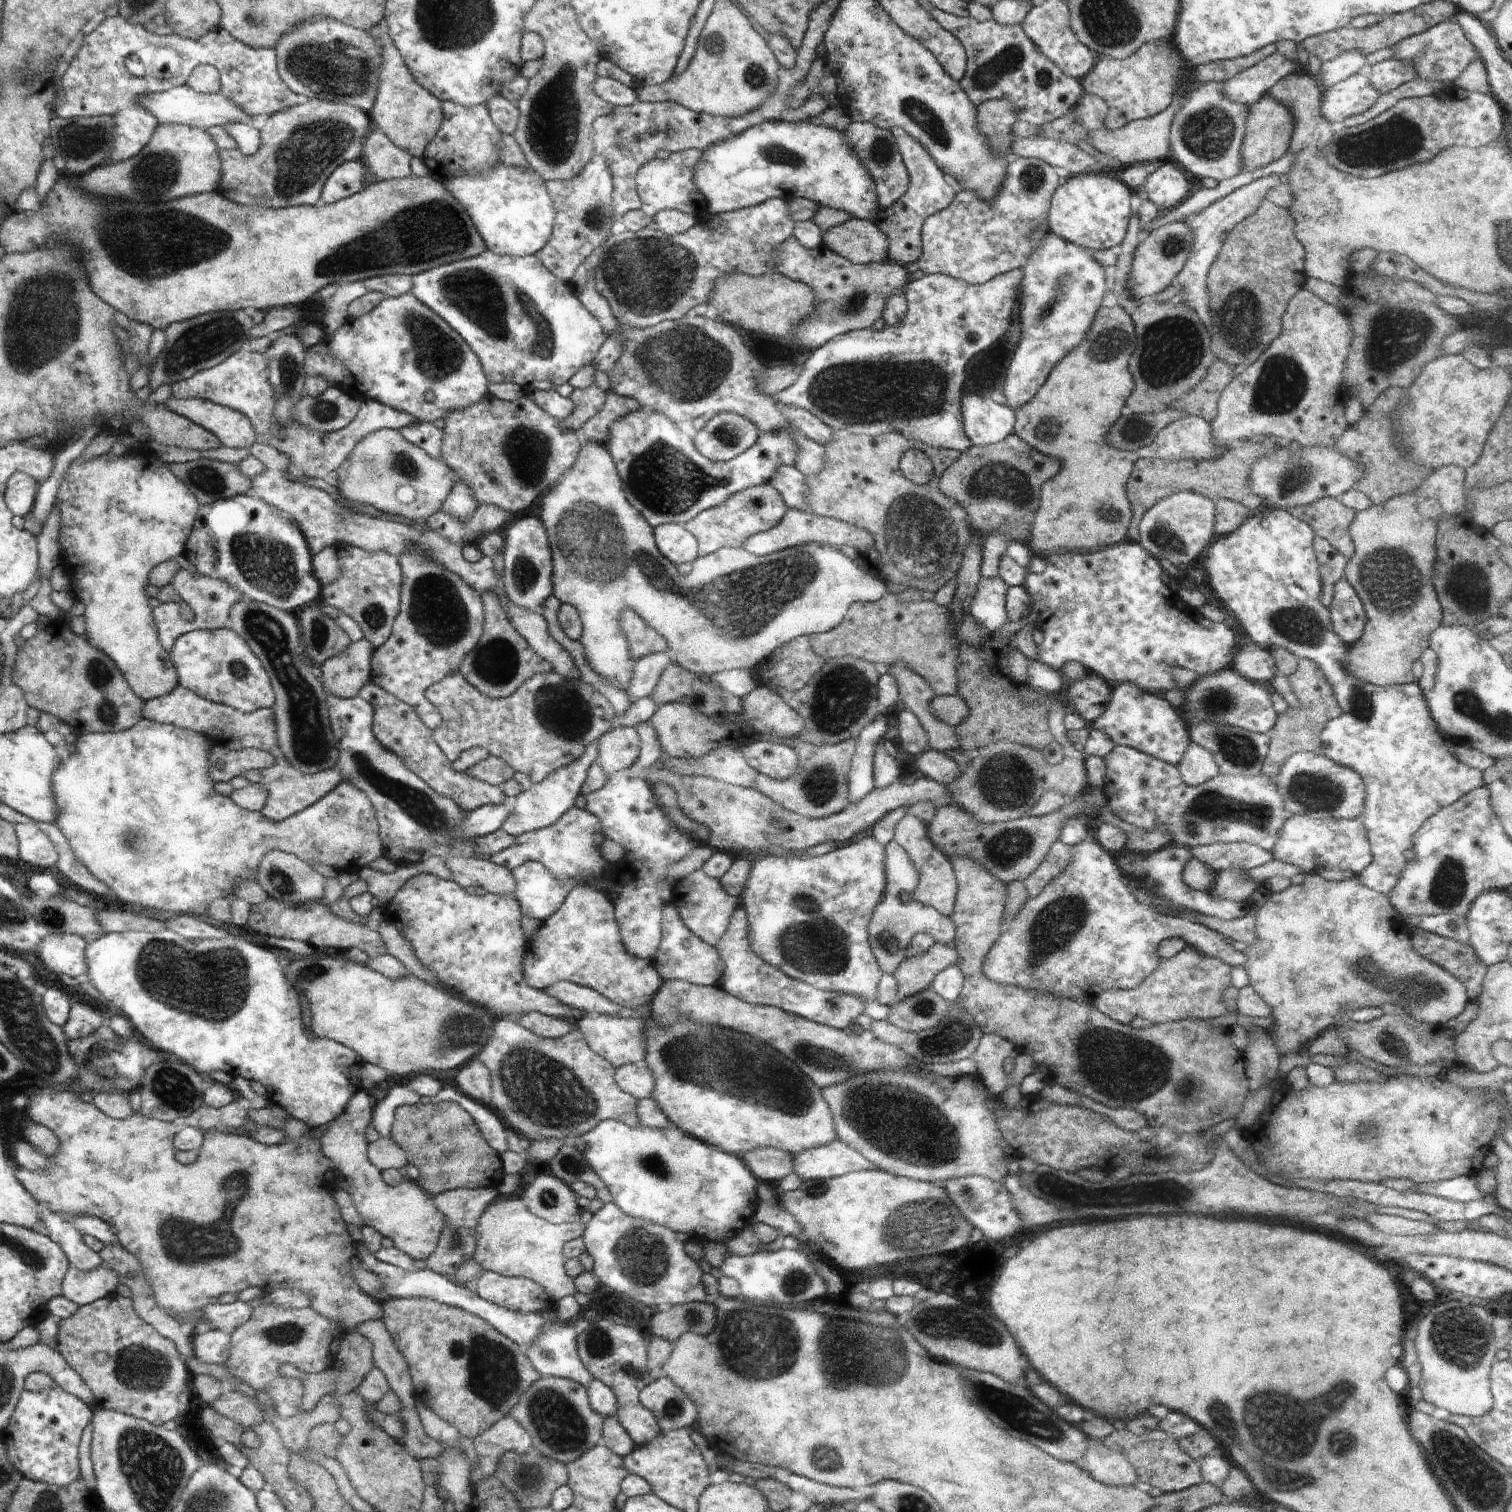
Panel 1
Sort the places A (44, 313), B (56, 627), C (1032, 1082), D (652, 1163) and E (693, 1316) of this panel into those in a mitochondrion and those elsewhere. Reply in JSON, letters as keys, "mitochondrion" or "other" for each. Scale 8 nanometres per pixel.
{"A":"mitochondrion","B":"other","C":"other","D":"mitochondrion","E":"mitochondrion"}

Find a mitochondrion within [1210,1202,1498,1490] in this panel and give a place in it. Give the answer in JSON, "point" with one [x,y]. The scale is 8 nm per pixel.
{"point":[1457,1329]}

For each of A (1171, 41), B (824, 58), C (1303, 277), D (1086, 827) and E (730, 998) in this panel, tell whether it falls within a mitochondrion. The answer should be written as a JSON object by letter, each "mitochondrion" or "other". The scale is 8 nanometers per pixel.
{"A":"other","B":"other","C":"other","D":"other","E":"other"}

